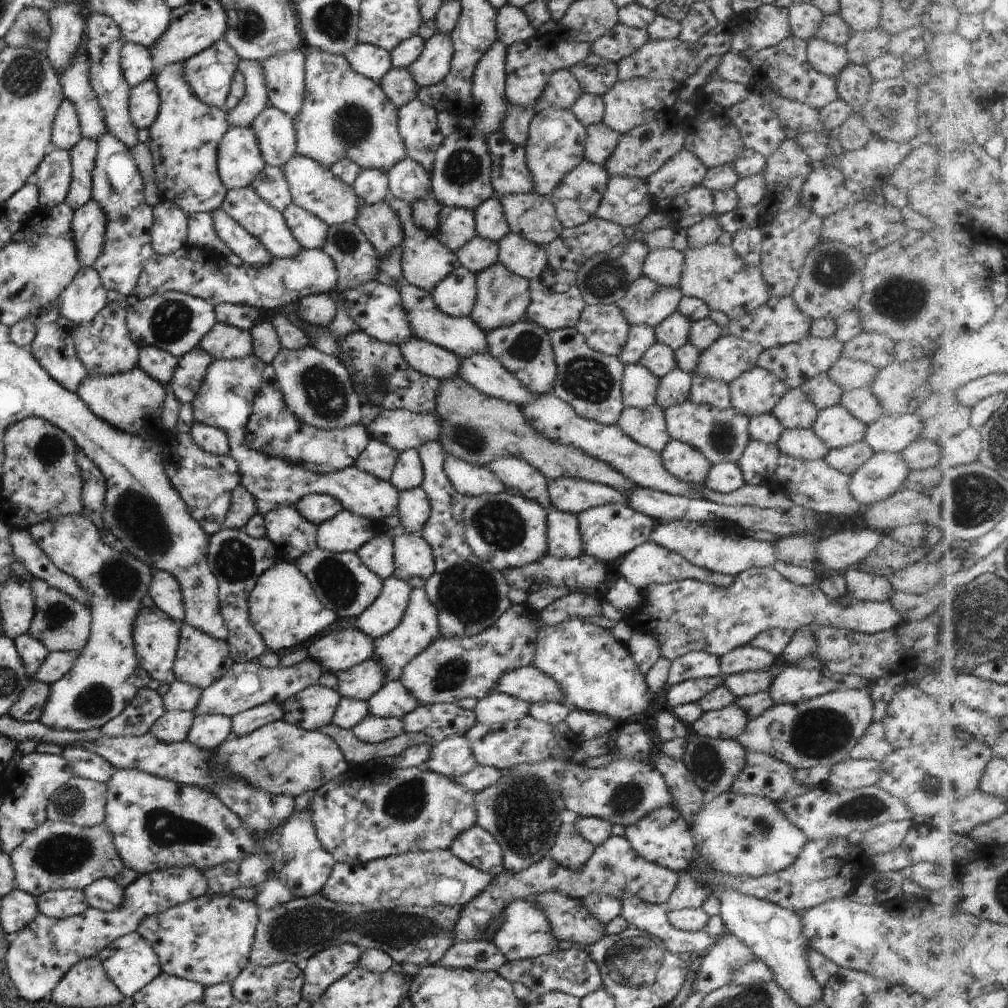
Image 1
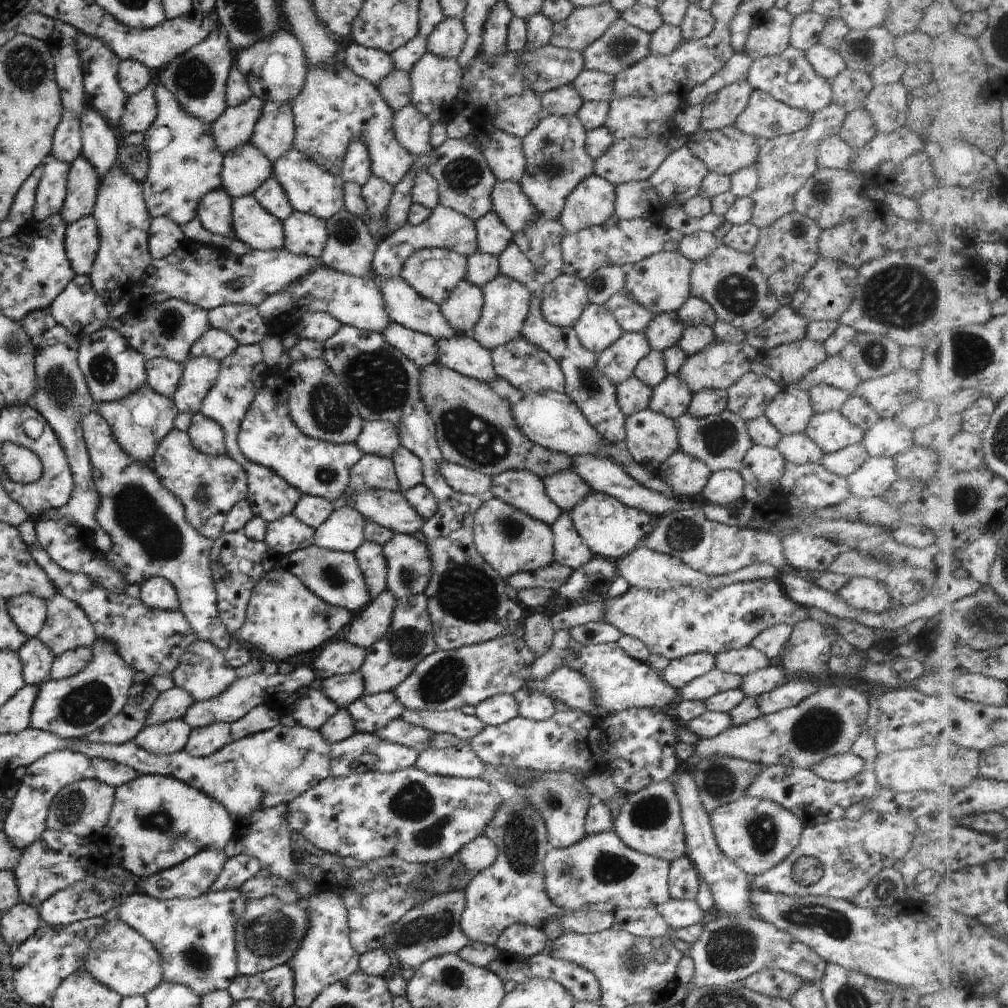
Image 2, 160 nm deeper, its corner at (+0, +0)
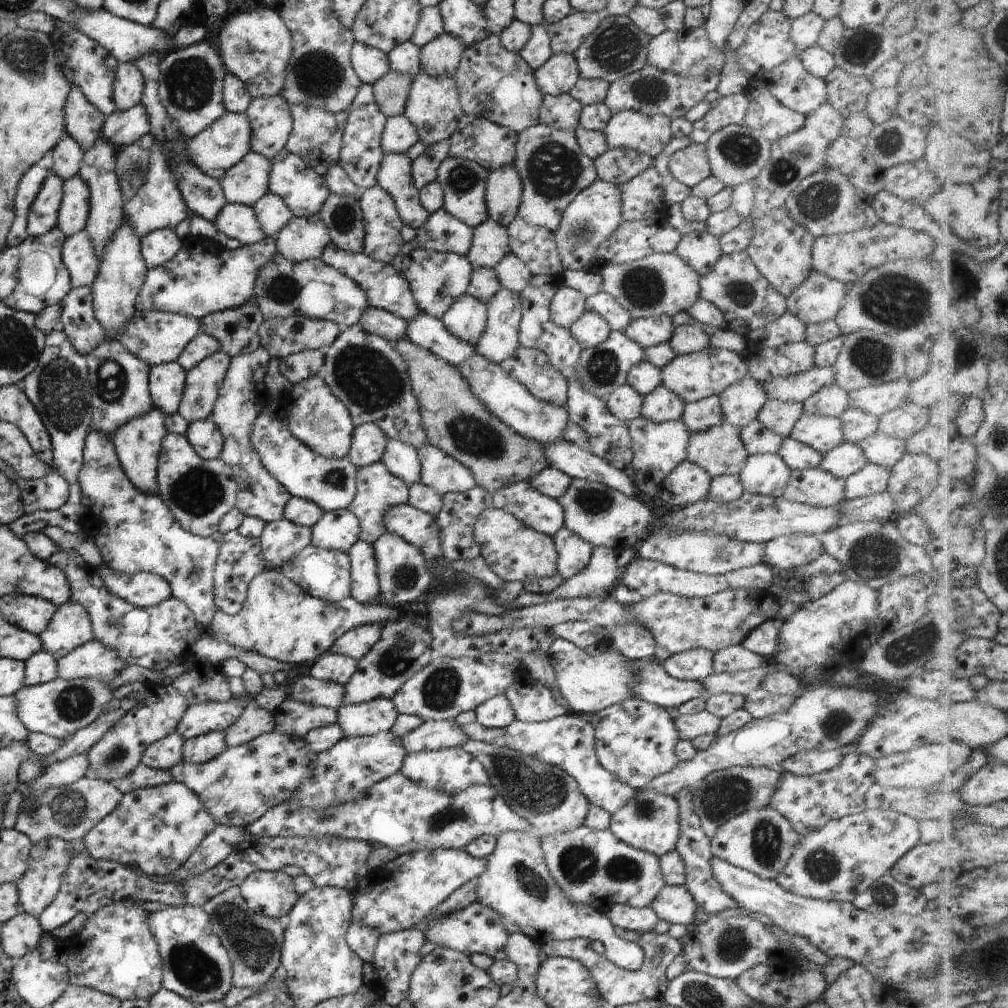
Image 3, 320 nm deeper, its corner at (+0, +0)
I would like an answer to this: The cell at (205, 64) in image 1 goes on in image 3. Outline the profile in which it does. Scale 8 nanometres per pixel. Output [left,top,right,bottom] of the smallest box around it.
[157,40,225,140]

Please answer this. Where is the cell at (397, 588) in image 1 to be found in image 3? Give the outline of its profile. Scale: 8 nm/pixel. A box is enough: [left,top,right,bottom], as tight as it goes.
[328,625,381,661]

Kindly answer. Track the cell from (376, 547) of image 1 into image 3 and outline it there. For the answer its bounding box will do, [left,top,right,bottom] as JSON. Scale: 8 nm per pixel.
[346,539,380,603]

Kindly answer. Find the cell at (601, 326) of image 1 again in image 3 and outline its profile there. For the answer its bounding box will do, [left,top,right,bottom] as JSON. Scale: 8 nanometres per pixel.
[568,311,611,349]

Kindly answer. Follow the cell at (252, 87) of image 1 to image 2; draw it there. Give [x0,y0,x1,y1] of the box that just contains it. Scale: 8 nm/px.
[210,96,263,155]

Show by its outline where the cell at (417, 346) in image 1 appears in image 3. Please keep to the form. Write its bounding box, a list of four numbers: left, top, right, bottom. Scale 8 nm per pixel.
[357,305,405,341]

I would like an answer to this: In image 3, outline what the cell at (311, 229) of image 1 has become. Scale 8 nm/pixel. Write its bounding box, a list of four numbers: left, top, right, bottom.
[273,214,330,262]

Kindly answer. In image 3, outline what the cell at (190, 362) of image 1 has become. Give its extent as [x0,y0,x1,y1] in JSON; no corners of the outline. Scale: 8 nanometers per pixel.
[176,350,230,422]

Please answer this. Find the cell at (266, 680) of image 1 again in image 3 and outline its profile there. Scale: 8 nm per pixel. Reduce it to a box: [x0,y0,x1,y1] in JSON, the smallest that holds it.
[175,698,245,740]

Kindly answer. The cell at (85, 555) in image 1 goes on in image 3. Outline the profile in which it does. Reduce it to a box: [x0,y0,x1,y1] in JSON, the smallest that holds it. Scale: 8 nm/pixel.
[12,679,111,739]

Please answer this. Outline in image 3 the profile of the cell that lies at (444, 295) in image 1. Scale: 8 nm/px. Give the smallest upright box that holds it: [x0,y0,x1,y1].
[440,294,486,346]

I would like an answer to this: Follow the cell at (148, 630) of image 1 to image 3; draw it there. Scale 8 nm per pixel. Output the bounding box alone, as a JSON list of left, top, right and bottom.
[47,549,204,670]

